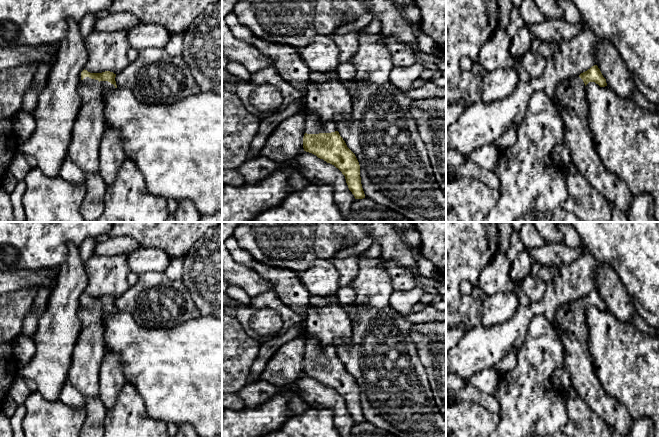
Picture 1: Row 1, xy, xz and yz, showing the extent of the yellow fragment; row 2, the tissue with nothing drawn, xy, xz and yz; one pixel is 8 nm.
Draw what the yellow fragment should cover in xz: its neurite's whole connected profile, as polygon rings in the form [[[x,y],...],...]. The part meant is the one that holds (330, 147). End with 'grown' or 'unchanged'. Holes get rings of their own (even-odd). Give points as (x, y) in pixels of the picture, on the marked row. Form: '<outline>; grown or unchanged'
[[[304,98],[302,103],[300,113],[306,117],[303,137],[304,151],[312,153],[338,168],[345,176],[348,188],[355,199],[365,198],[359,162],[340,136],[336,124],[334,122],[321,123],[314,114],[308,111]]]; grown

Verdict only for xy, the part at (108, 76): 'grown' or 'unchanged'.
grown

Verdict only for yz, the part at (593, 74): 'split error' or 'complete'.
split error

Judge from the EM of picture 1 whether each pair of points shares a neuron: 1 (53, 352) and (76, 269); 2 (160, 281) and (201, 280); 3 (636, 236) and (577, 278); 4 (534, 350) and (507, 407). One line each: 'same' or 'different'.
1: same
2: different
3: different
4: same

